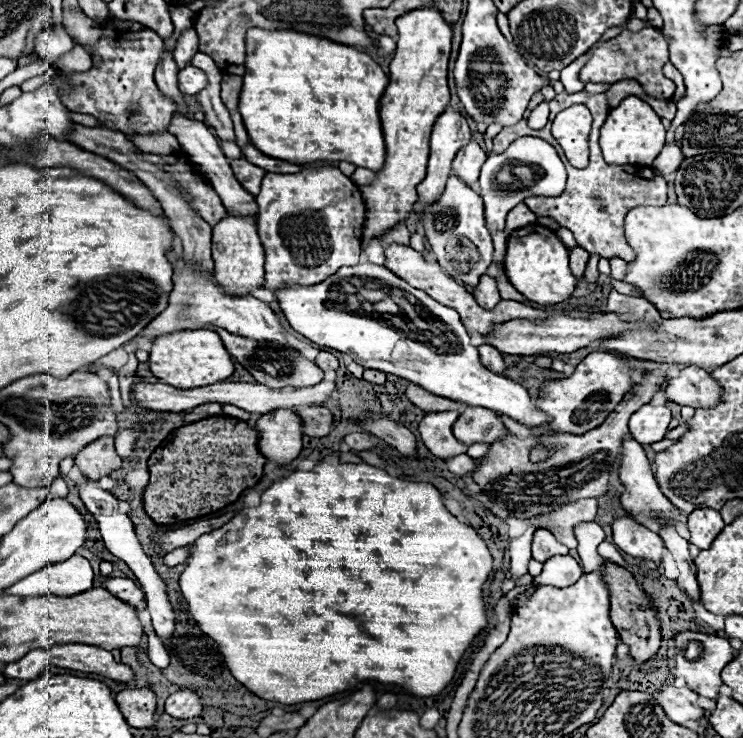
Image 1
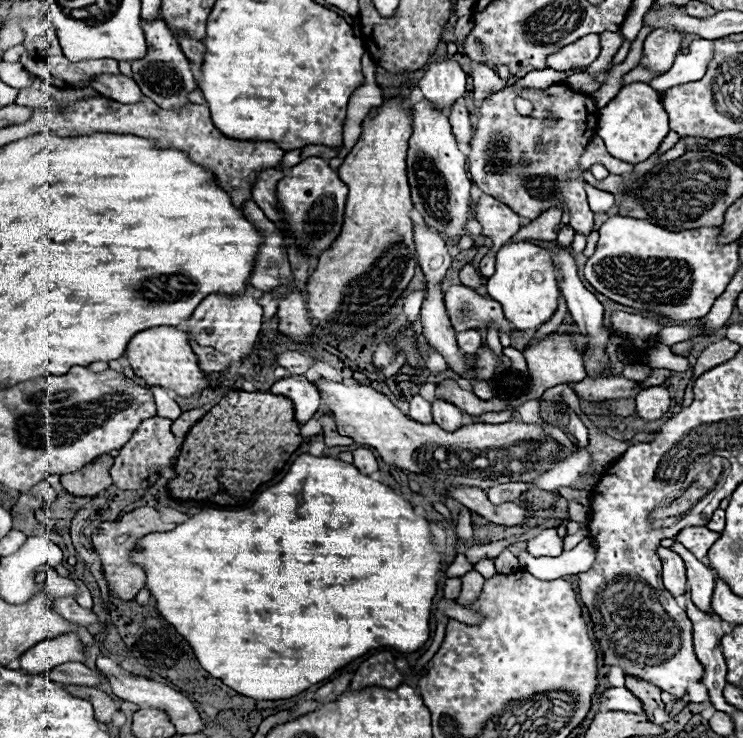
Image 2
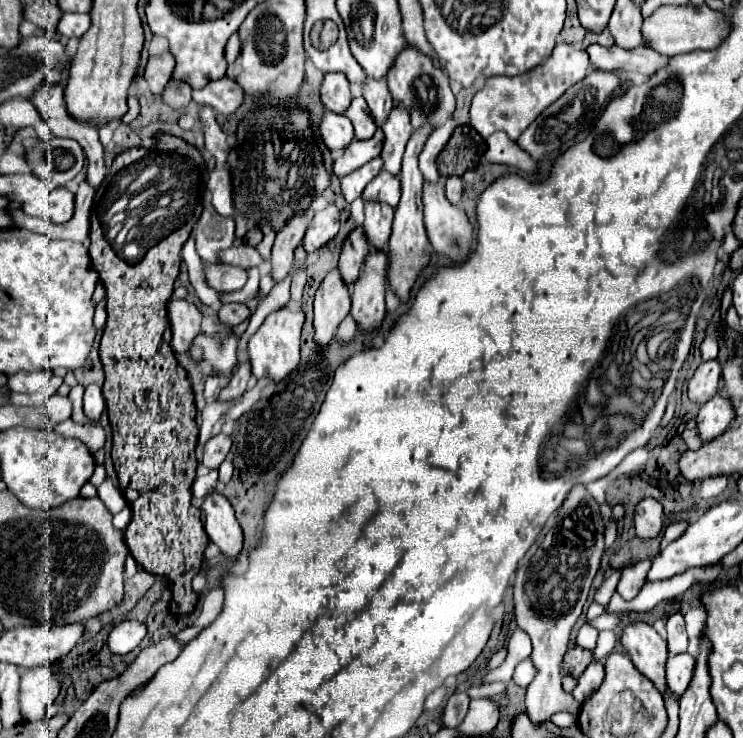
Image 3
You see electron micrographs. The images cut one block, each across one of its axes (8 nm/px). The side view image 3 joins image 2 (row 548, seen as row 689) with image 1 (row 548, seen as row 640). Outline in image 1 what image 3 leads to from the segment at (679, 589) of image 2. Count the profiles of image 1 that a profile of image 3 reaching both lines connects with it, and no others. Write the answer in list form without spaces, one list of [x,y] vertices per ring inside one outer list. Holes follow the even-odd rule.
[[[628,516],[616,518],[612,522],[612,530],[614,530],[614,542],[616,542],[616,546],[620,550],[624,550],[626,554],[630,554],[634,558],[650,560],[656,566],[662,562],[664,542],[652,530],[644,528],[642,524],[634,522]]]

